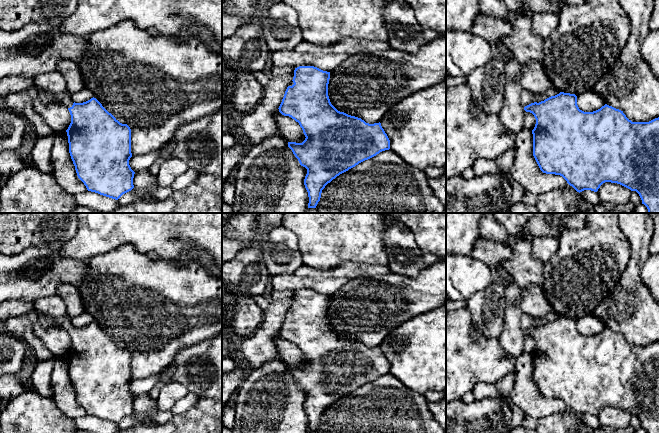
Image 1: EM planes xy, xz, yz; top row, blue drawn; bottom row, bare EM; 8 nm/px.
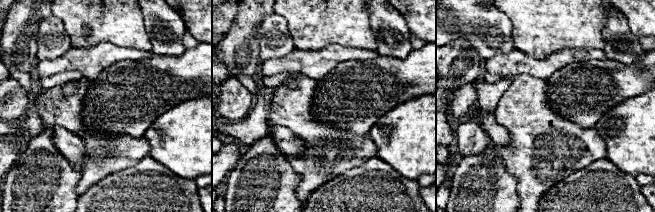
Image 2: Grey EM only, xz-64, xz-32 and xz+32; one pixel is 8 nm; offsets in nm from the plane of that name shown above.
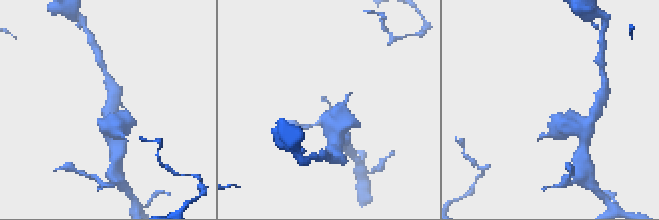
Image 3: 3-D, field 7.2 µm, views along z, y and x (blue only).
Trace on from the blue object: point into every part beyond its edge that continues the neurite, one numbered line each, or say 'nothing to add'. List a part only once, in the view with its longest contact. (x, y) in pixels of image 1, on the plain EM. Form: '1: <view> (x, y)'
1: xy (53, 306)

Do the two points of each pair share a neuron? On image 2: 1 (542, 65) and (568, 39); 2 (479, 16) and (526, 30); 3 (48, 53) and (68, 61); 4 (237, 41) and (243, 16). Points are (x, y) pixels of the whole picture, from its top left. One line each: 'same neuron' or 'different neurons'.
1: different neurons
2: different neurons
3: different neurons
4: same neuron

